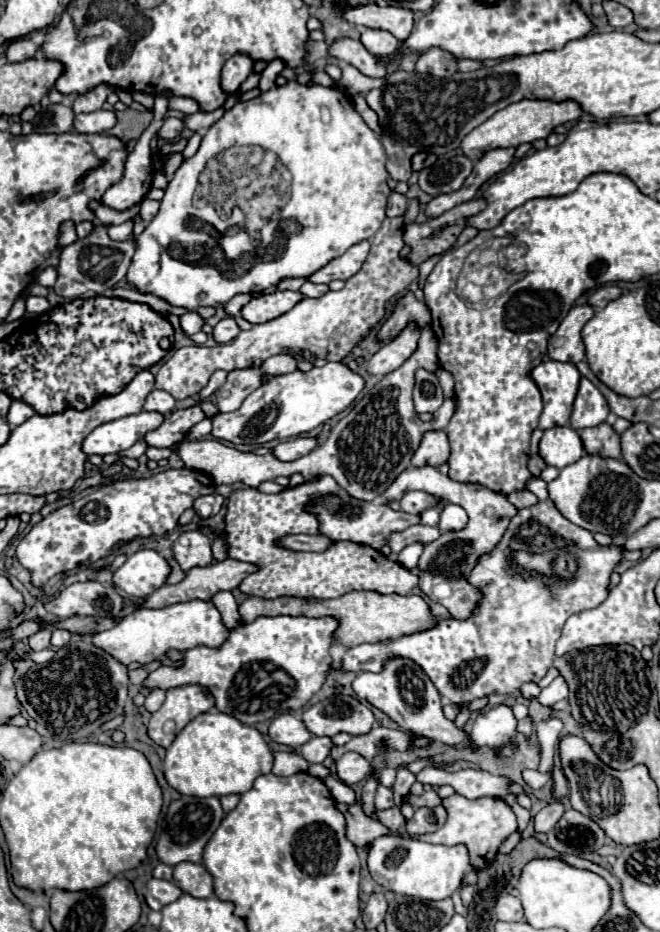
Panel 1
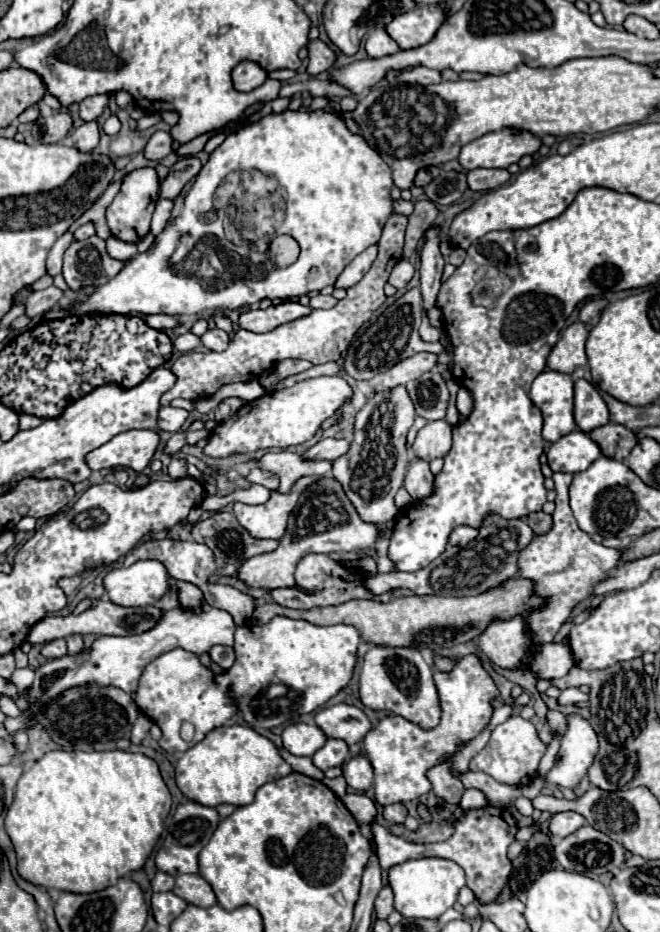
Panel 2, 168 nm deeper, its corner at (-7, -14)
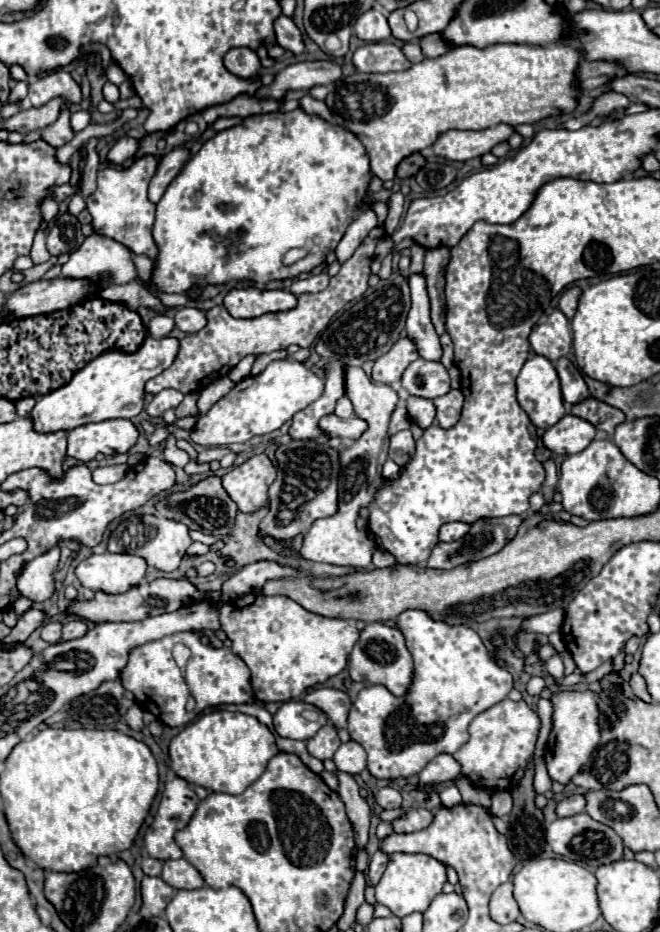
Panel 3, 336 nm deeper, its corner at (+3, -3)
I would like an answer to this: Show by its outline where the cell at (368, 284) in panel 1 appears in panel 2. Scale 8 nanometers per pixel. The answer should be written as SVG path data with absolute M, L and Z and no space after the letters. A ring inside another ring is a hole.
M390 215L390 219L384 225L380 243L378 243L378 257L372 263L370 271L348 289L348 295L340 299L332 309L312 309L308 317L290 321L280 325L278 329L272 329L270 333L252 333L244 329L236 329L226 351L222 353L184 353L174 365L172 371L176 373L176 385L162 395L160 403L168 405L176 397L184 397L190 401L196 401L196 397L210 397L214 395L222 385L238 383L238 381L252 381L262 375L262 371L274 367L276 363L284 359L308 359L314 365L328 363L328 361L340 361L342 353L352 343L358 327L370 319L372 311L376 311L386 295L384 285L388 281L388 275L392 267L402 257L402 245L404 245L404 231L406 231L408 219L404 215Z

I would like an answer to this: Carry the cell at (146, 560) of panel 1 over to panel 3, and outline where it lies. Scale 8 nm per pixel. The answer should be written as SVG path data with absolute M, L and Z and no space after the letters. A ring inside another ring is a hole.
M100 554L90 556L78 564L76 576L82 586L102 590L106 594L124 594L140 584L146 576L146 560L136 554Z

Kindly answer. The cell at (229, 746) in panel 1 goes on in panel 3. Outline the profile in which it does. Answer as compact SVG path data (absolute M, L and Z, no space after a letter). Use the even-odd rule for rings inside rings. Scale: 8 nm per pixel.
M212 710L190 722L170 742L170 762L178 778L192 786L204 786L210 792L240 794L252 782L260 778L270 756L276 756L278 748L274 734L260 724L254 716L228 710ZM272 744L272 754L270 754Z

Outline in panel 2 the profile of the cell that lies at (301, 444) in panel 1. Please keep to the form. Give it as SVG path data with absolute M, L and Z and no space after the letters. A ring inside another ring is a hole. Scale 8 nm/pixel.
M324 437L322 441L318 441L314 447L310 447L304 457L308 459L338 459L340 455L344 455L350 449L350 441L348 439L336 439L336 437Z

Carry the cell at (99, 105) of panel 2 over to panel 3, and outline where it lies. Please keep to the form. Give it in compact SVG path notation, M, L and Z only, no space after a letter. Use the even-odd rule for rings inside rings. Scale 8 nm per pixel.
M58 70L40 76L34 84L28 86L28 102L32 102L32 106L42 106L52 98L64 98L68 104L80 104L82 98L78 82L68 72Z

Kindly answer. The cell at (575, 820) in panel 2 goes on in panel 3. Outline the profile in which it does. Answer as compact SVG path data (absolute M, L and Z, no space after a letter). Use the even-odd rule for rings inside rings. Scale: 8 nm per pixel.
M574 794L574 796L568 796L564 800L560 800L556 804L556 816L558 818L570 818L574 814L580 814L584 812L584 806L586 806L586 800L582 794Z

